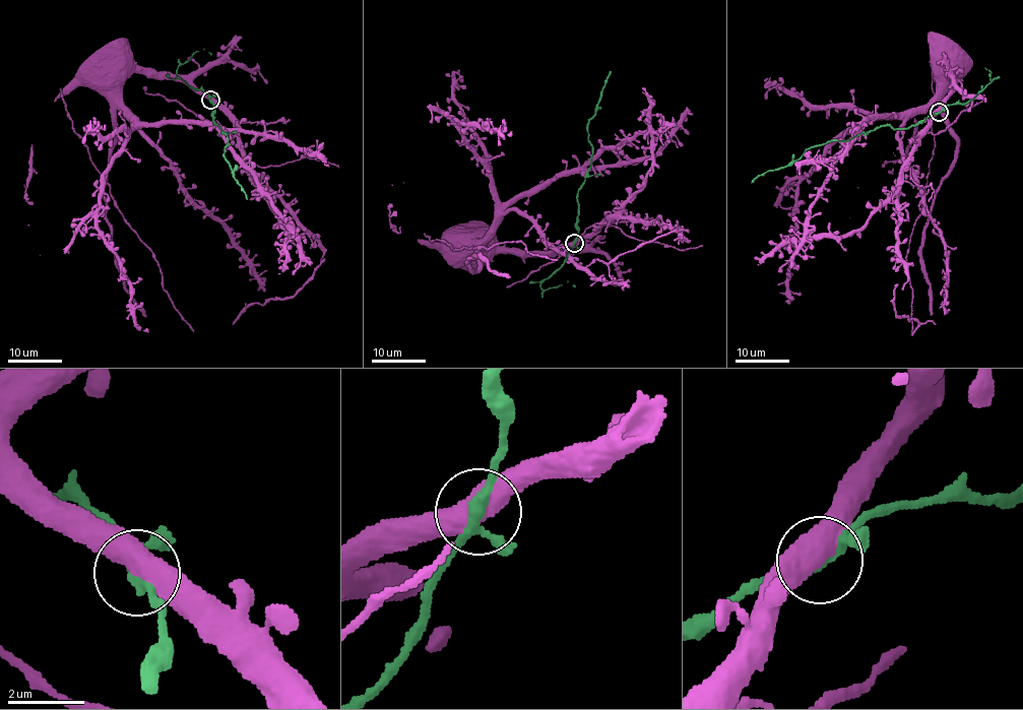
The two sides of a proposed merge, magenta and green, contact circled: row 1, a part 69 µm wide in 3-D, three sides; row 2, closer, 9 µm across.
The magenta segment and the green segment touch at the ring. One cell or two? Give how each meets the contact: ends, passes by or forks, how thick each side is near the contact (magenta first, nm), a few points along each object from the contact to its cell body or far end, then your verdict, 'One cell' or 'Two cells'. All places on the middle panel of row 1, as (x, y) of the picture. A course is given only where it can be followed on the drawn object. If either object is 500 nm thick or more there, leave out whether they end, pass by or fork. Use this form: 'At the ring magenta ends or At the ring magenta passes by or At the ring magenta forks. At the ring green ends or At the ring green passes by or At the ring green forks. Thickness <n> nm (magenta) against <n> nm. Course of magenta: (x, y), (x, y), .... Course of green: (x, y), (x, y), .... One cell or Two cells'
Thickness 600 nm (magenta) against 240 nm. Course of magenta: (574, 243), (512, 252), (425, 236), (454, 250), (520, 241), (557, 259). Course of green: (574, 243), (578, 214), (577, 190), (585, 180), (592, 155), (588, 120), (611, 72). Two cells

